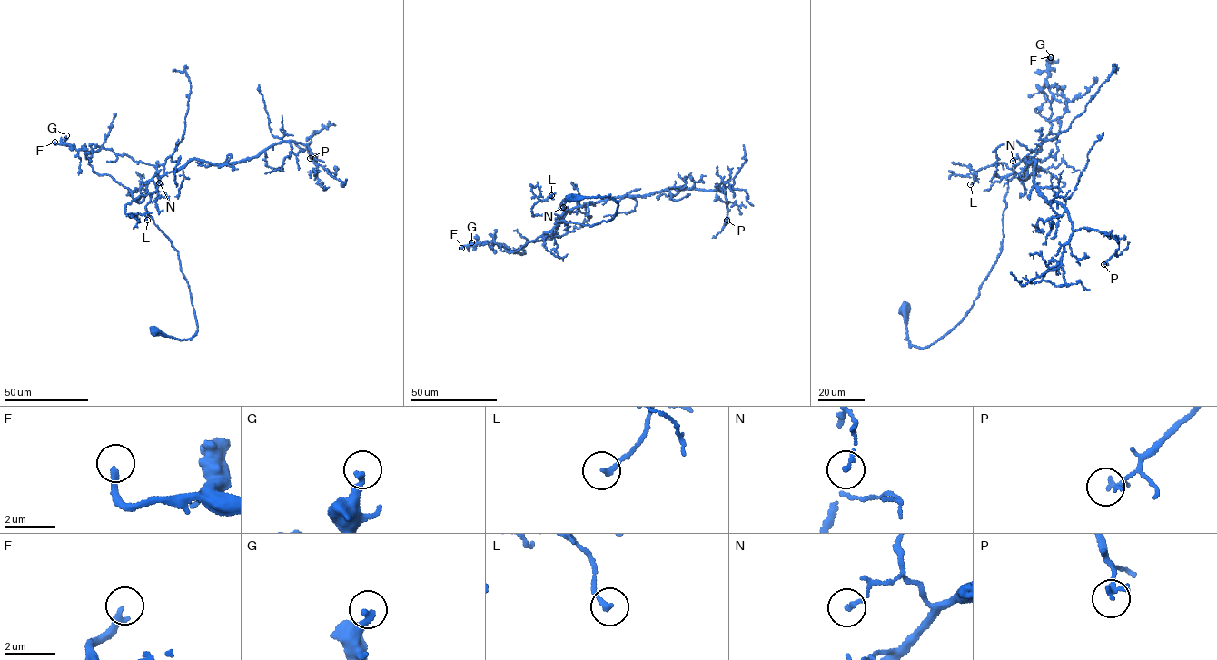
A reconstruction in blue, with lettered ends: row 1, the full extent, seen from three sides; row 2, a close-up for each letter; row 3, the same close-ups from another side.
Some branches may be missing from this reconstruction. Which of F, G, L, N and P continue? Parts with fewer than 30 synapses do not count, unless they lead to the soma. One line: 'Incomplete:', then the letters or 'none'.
Incomplete: F

